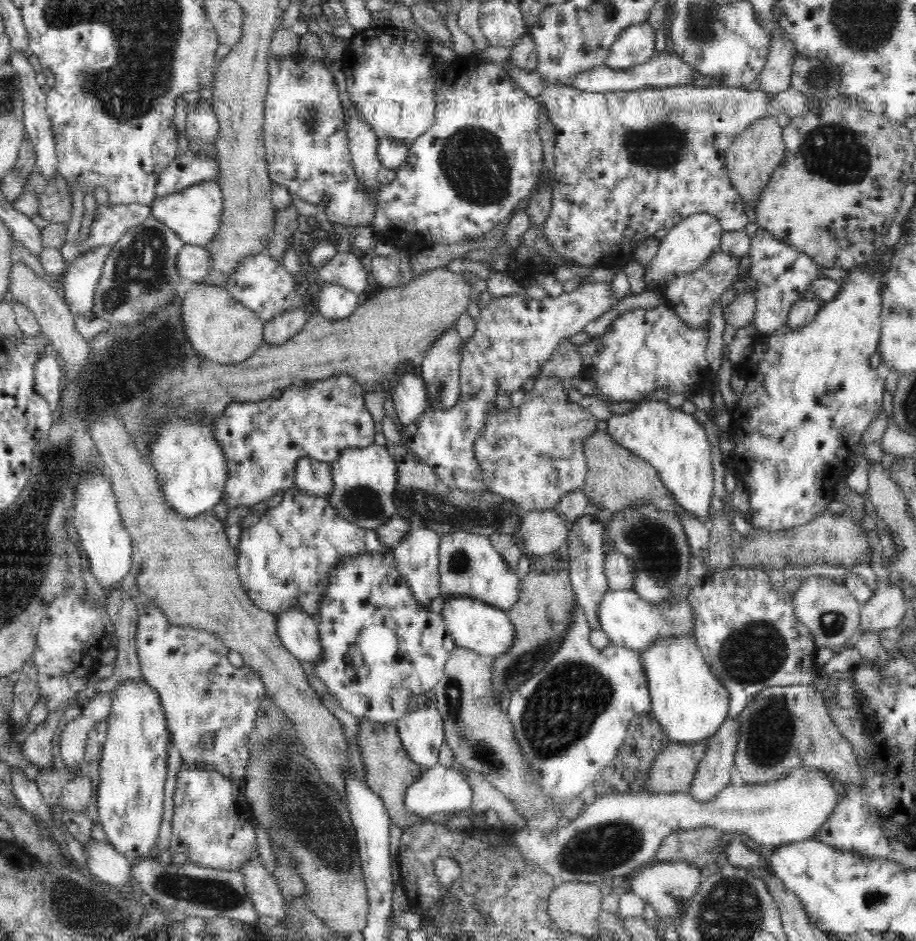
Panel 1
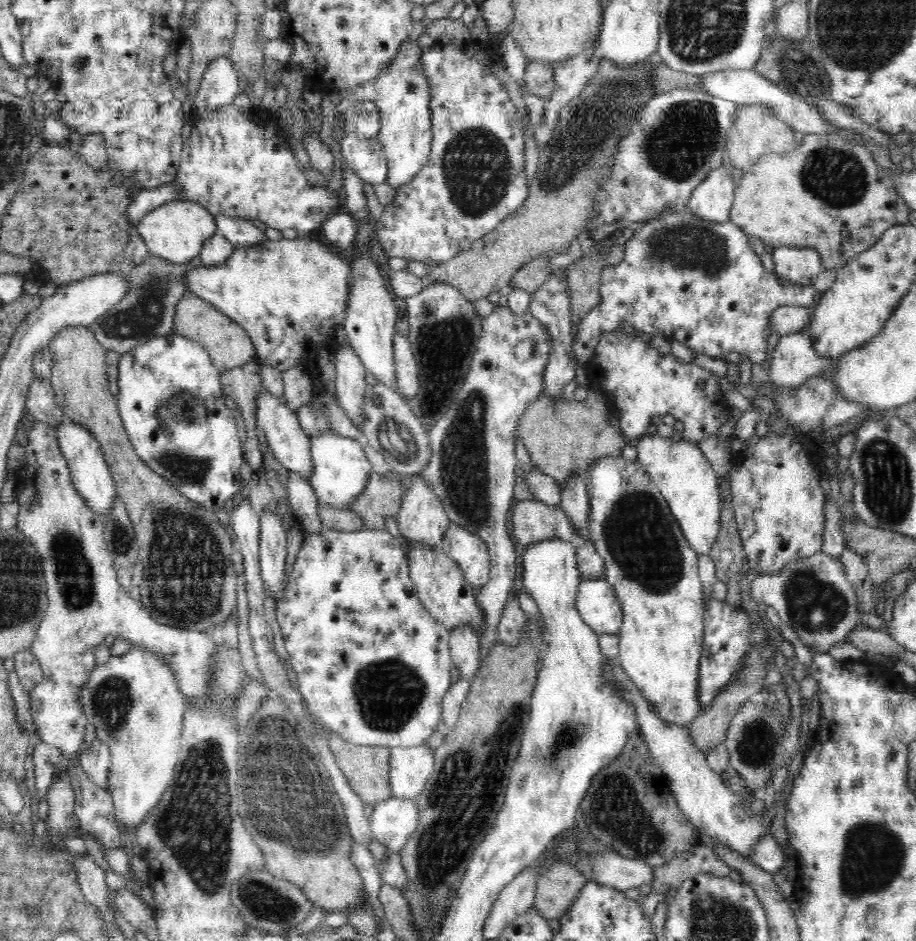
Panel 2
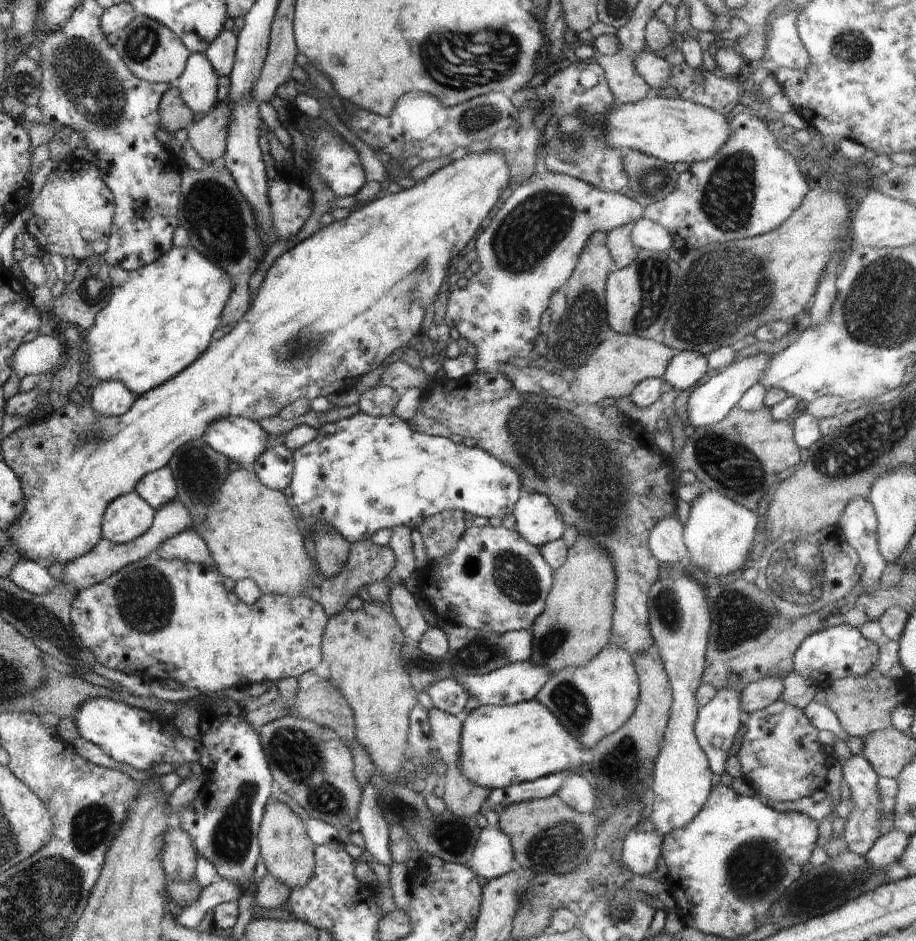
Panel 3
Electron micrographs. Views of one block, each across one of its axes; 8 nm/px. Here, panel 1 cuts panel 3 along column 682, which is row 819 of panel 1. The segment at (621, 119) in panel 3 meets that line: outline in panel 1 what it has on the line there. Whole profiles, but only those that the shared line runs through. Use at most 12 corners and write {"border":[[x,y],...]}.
{"border":[[145,680],[112,691],[98,822],[128,860],[158,843],[171,735]]}

